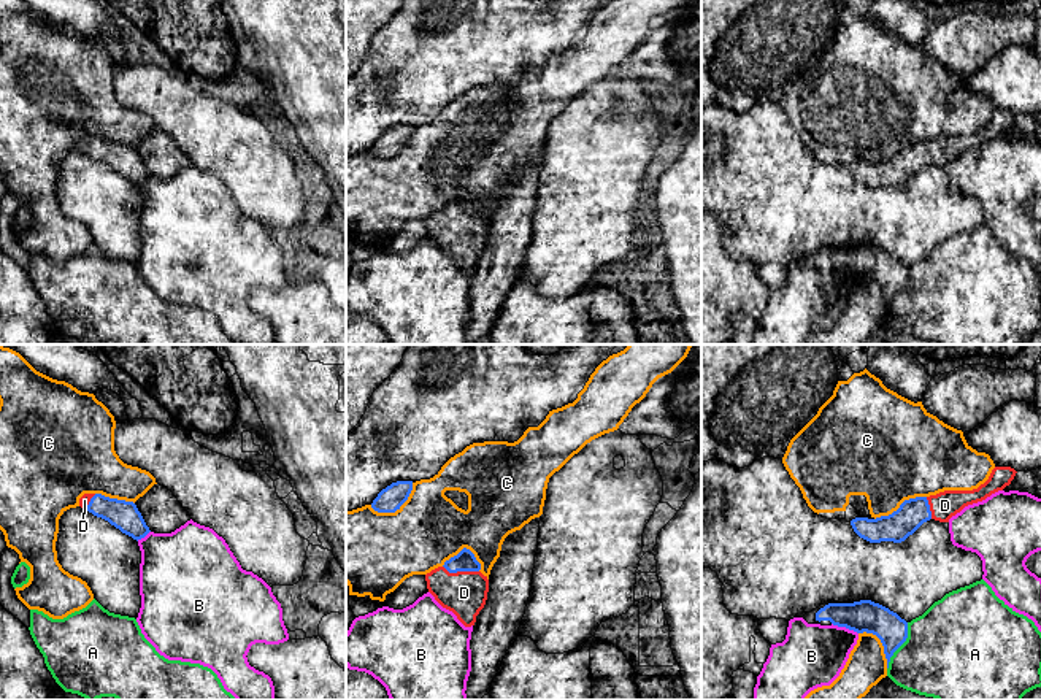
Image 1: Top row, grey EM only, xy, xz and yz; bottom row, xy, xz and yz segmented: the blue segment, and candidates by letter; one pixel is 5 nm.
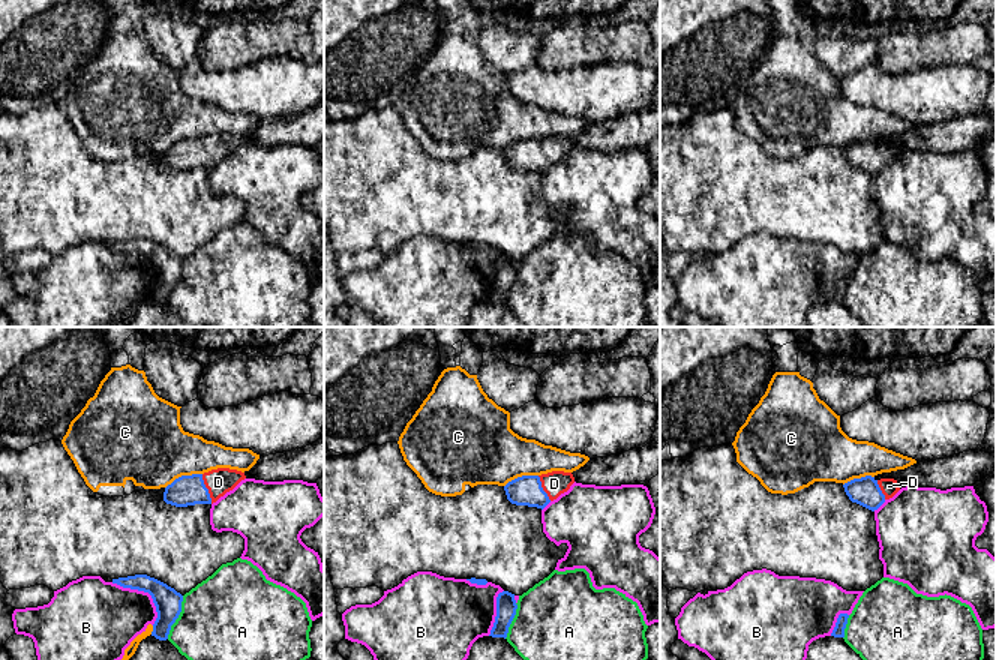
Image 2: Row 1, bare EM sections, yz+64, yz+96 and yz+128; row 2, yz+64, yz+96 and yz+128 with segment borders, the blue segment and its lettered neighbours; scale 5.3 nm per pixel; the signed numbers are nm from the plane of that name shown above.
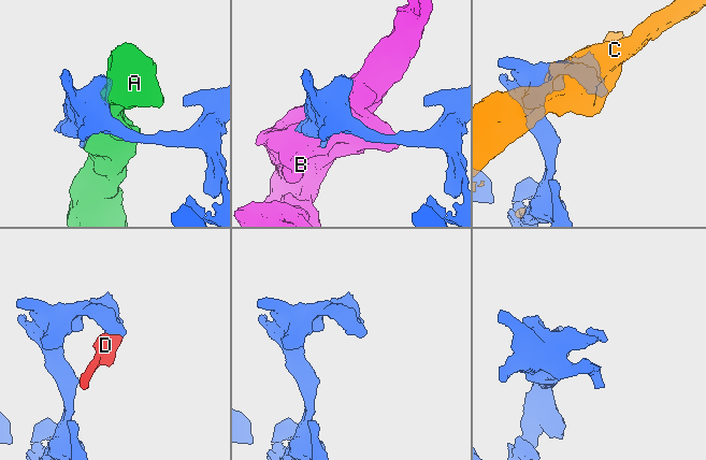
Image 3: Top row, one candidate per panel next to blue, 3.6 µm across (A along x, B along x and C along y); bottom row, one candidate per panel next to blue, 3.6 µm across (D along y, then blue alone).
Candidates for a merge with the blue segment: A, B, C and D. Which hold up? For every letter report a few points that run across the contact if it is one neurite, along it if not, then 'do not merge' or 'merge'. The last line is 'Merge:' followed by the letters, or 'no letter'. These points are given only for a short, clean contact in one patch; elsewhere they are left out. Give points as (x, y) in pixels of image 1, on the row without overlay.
A: do not merge
B: do not merge
C: do not merge
D: line xz (465, 205), (460, 215), (460, 232), (464, 237); merge
Merge: D

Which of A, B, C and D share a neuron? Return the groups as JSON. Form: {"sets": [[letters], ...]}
{"sets": [["A"], ["B"], ["C"], ["D"]]}

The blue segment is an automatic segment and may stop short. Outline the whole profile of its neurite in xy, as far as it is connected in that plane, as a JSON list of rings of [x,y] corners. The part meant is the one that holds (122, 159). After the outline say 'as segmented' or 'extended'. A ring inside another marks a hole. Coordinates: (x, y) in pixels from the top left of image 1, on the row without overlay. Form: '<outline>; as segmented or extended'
[[[84,138],[79,143],[79,151],[108,165],[136,186],[151,176],[133,146],[109,143],[102,138]]]; extended

